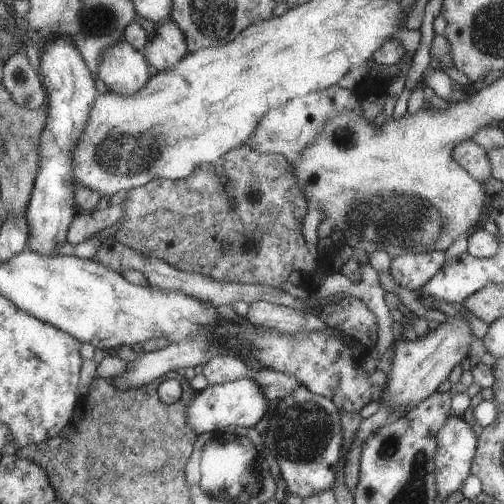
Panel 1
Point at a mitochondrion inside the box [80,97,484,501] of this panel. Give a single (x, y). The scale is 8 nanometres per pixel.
(398, 217)

